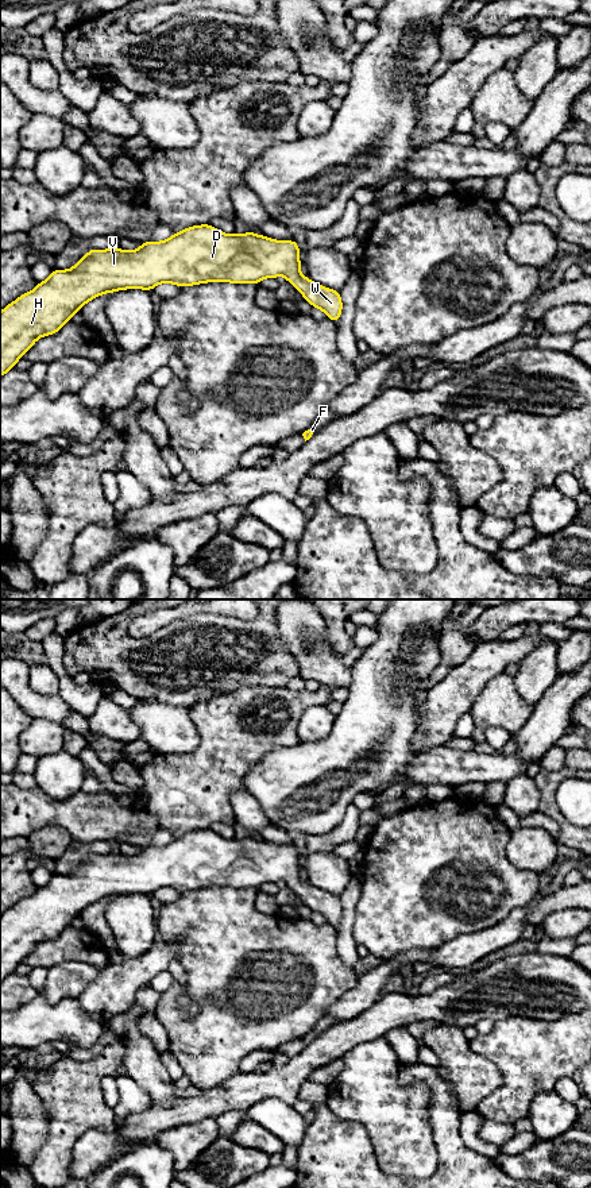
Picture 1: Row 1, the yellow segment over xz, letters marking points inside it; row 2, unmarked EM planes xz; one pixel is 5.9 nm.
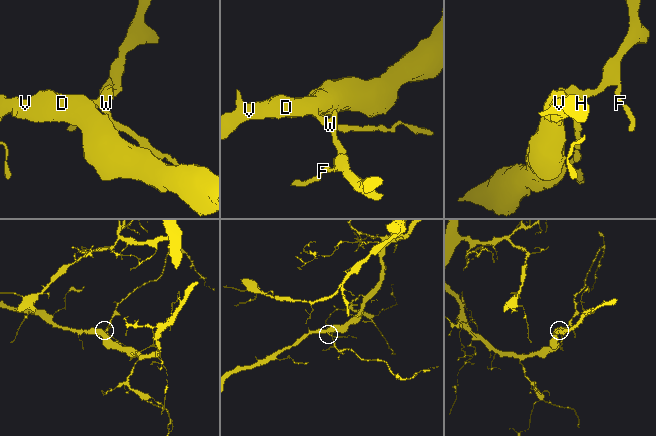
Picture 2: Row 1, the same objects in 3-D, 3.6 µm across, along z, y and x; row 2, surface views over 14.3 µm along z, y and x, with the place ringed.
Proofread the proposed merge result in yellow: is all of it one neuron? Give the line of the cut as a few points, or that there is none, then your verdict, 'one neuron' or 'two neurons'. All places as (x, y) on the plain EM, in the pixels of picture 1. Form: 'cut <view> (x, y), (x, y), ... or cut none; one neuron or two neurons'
cut none; one neuron

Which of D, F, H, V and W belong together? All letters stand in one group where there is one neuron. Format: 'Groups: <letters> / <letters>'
Groups: D F H V W

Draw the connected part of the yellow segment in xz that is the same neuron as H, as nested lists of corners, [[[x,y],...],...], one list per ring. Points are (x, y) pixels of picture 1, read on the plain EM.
[[[209,828],[192,830],[162,846],[142,848],[138,855],[89,855],[72,873],[54,873],[50,882],[38,887],[28,898],[19,900],[0,917],[0,981],[43,941],[58,937],[76,917],[90,904],[117,895],[152,895],[159,888],[179,892],[206,887],[258,888],[264,883],[283,880],[313,911],[320,913],[336,927],[343,906],[339,895],[328,894],[301,880],[301,855],[296,845],[275,845],[248,836],[243,840],[224,838]]]

